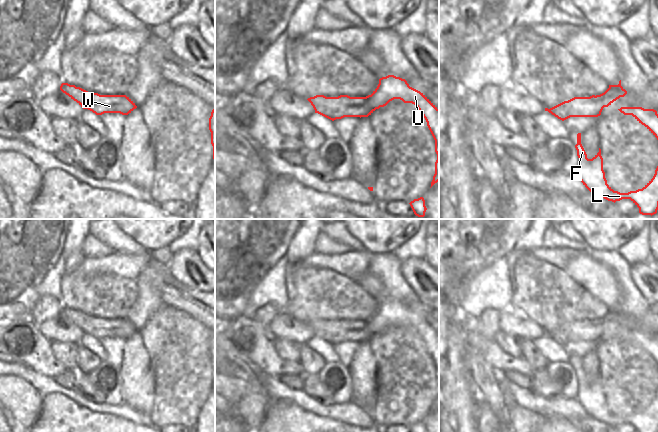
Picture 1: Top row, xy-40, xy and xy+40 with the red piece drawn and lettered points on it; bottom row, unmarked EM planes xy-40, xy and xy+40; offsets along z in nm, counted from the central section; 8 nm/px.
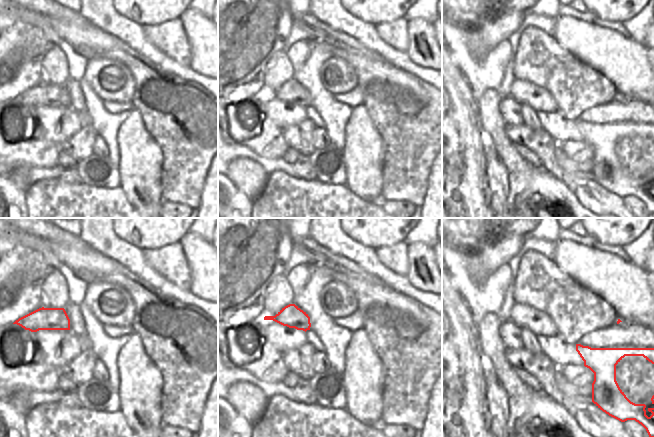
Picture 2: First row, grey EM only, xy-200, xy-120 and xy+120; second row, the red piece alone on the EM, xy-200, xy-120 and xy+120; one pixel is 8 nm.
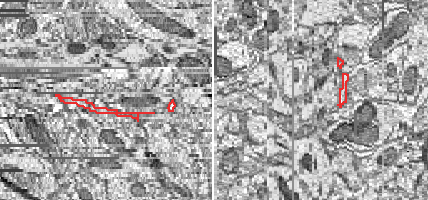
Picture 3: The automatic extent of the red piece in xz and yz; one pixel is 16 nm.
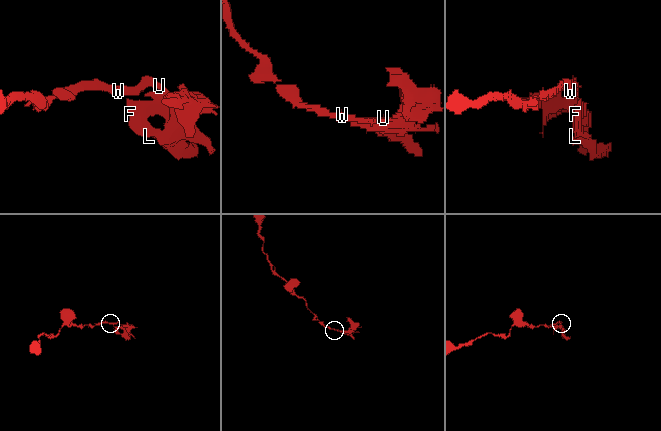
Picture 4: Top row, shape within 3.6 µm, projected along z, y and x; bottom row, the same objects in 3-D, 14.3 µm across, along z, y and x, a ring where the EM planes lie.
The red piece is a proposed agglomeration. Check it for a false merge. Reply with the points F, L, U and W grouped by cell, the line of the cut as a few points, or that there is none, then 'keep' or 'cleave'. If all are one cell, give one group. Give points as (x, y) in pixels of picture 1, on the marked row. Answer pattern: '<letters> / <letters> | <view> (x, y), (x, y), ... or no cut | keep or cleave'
F L U / W | xy (370, 95), (370, 102), (374, 106), (381, 106) | cleave

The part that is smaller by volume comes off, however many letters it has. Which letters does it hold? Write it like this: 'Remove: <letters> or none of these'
Remove: F, L, U

